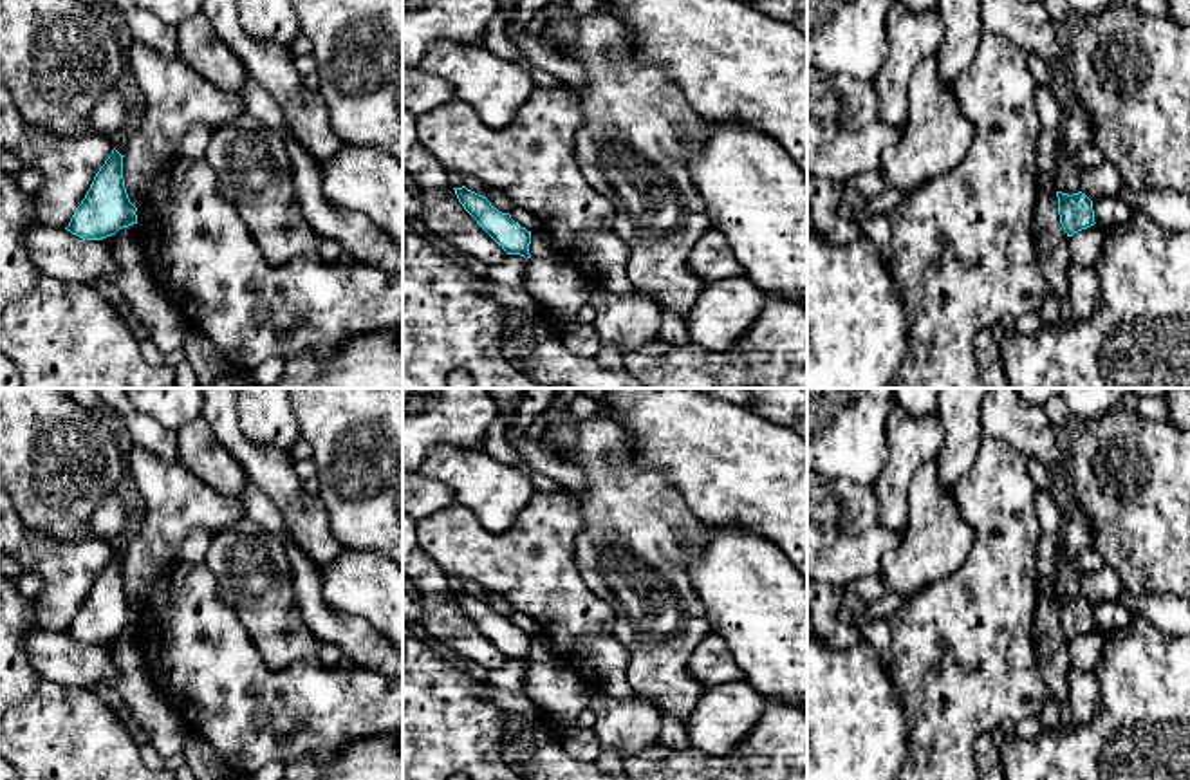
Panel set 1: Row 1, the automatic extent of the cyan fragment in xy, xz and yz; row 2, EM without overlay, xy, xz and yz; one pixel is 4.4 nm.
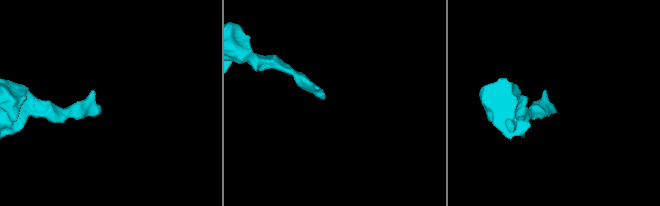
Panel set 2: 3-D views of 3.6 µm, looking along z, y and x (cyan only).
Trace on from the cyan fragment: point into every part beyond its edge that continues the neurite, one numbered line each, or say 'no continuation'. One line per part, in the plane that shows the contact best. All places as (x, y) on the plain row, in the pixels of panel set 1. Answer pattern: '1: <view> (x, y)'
no continuation

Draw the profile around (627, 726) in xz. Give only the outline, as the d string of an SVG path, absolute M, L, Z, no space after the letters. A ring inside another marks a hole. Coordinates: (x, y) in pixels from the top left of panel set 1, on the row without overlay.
M594 692L589 708L596 713L592 729L601 748L618 751L621 758L659 742L665 713L637 693L630 699L618 699Z

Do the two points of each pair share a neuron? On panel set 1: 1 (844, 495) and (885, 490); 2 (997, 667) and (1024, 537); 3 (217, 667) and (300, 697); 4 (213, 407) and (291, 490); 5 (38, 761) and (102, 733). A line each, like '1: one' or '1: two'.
1: two
2: one
3: one
4: one
5: one

